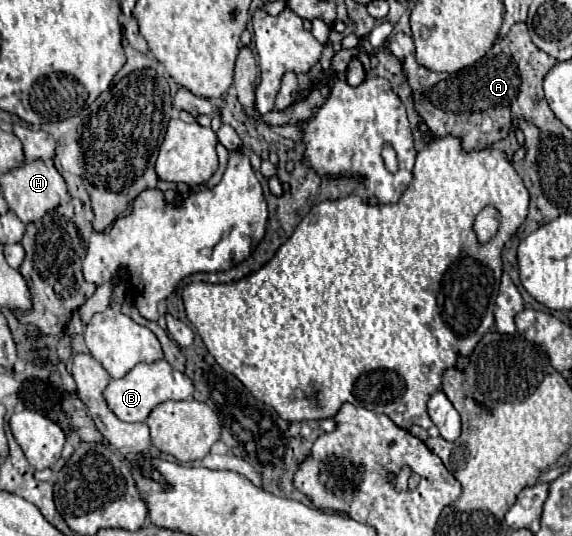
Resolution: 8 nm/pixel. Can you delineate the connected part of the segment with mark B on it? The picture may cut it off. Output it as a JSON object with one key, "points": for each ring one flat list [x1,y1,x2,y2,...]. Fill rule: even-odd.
{"points":[[165,358,153,364,137,364,127,376,119,380,111,380,105,388,107,406,115,412,115,416,123,422,145,422,151,410,167,400,189,400,195,392,191,378,179,370,175,370]]}

